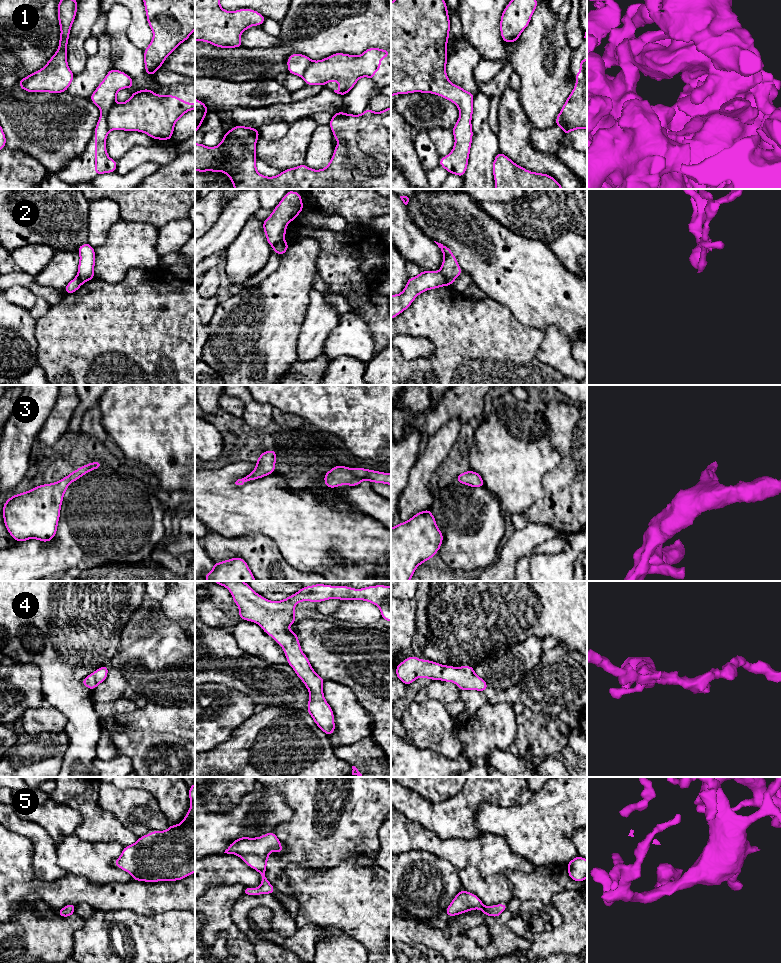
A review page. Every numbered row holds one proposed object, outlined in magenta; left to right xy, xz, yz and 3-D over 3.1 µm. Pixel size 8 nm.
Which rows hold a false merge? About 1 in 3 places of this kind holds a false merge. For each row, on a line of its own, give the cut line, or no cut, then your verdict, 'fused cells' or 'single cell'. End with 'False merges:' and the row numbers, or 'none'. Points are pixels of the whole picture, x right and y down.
1: no cut; single cell
2: cut in yz along (439, 271), (451, 284); fused cells
3: no cut; single cell
4: no cut; single cell
5: no cut; single cell
False merges: 2

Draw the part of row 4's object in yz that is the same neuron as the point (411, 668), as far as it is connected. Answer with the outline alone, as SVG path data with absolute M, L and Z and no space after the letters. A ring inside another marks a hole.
M416 656L408 657L396 665L396 676L406 686L418 677L424 677L456 683L459 690L484 692L488 688L486 681L475 674L472 666L446 666L430 660L421 660Z

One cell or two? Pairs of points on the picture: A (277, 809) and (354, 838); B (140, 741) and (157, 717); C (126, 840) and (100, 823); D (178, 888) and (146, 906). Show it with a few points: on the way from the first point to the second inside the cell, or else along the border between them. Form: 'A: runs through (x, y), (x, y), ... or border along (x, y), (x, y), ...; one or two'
A: border along (283, 793), (292, 816), (278, 823), (274, 830); two
B: border along (125, 727), (171, 734); two
C: runs through (120, 834), (106, 827); one
D: runs through (170, 895), (154, 898); one

